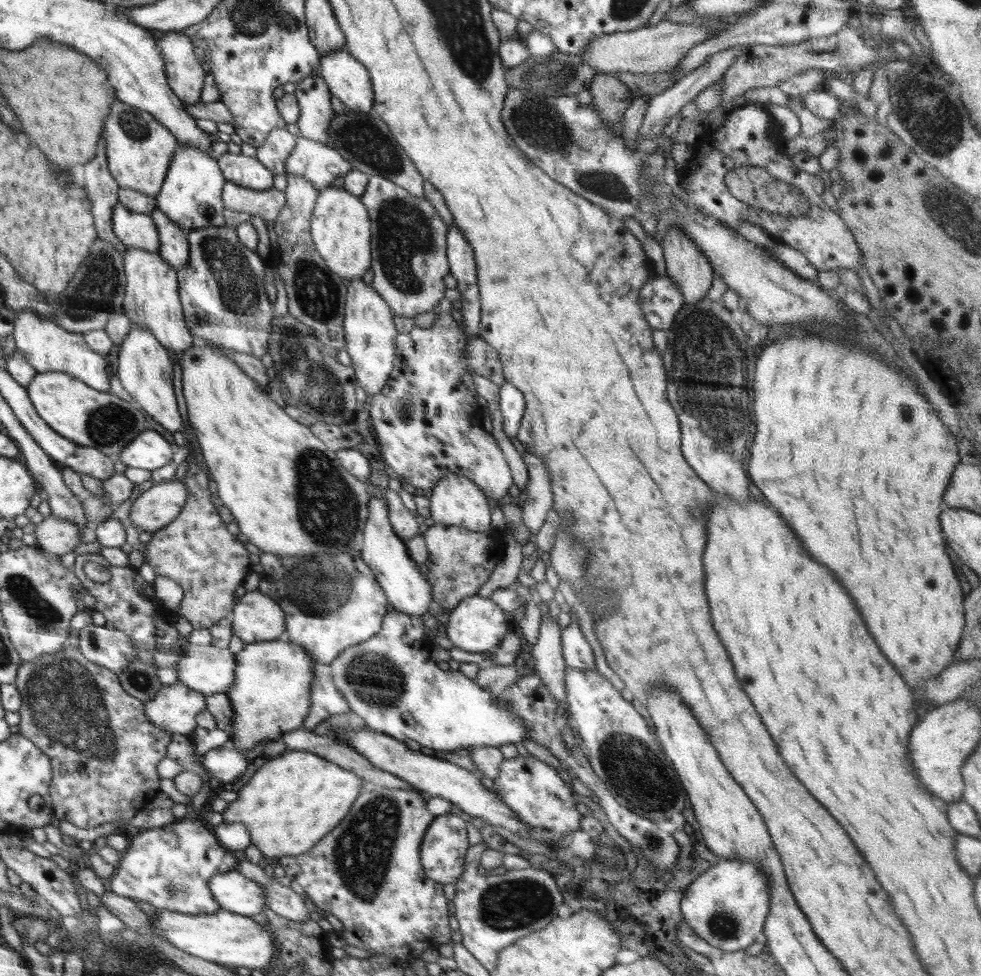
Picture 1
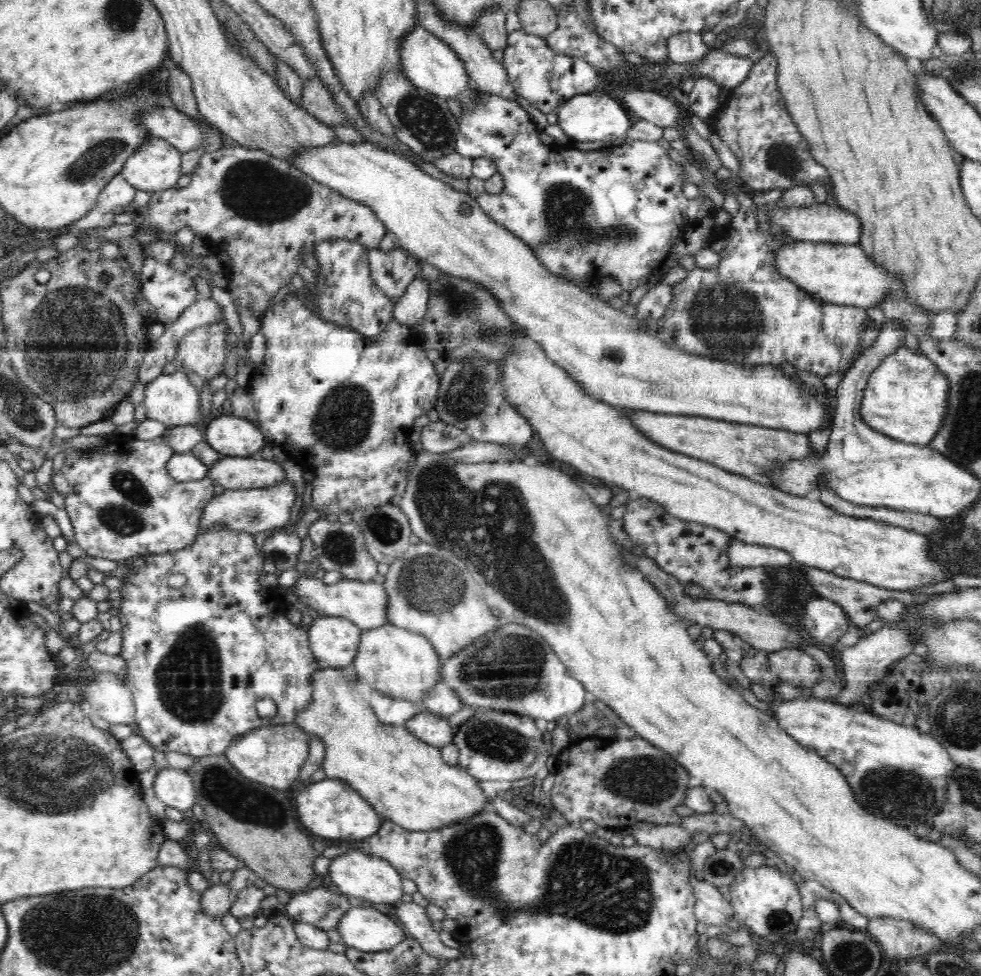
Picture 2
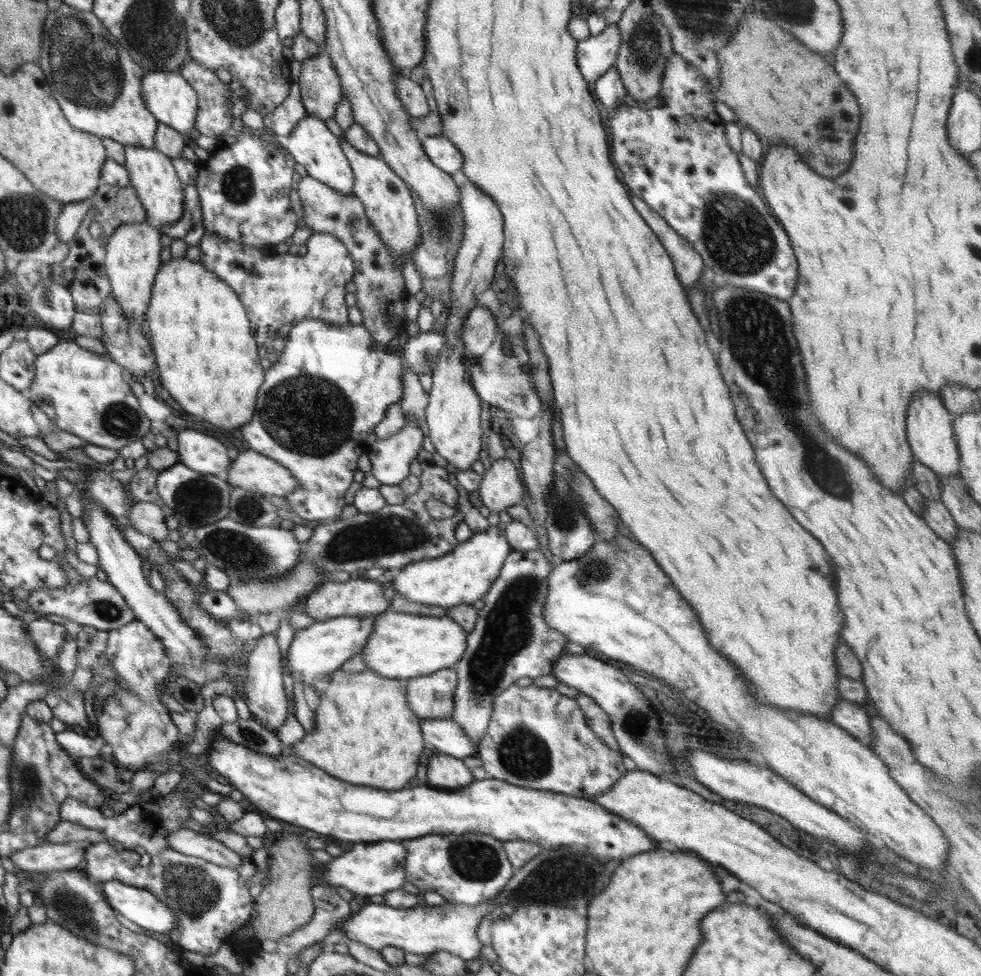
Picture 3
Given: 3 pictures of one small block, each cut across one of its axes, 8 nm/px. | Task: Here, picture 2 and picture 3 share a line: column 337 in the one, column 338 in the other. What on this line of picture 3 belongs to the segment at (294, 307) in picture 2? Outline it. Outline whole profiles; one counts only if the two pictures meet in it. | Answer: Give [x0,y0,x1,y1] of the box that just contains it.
[240,319,446,521]

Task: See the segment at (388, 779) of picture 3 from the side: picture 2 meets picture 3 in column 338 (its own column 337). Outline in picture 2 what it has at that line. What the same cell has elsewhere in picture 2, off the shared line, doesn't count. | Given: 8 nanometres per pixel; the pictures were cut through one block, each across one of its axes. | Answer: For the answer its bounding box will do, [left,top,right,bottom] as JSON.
[293,667,488,831]

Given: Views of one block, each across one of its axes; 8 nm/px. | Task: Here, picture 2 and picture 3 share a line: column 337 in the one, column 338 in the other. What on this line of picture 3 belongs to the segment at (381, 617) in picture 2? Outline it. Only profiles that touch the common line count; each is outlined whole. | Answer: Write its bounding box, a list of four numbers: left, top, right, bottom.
[306,576,389,621]

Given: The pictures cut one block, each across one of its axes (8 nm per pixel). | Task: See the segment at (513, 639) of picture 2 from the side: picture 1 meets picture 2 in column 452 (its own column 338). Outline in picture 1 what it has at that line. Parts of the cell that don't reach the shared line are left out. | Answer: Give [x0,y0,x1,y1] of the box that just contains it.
[329,609,528,751]

